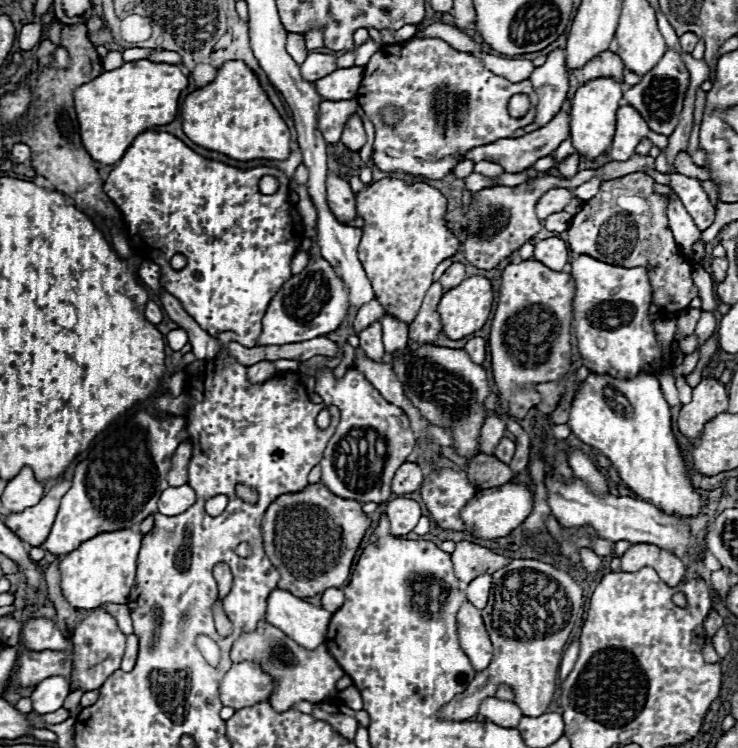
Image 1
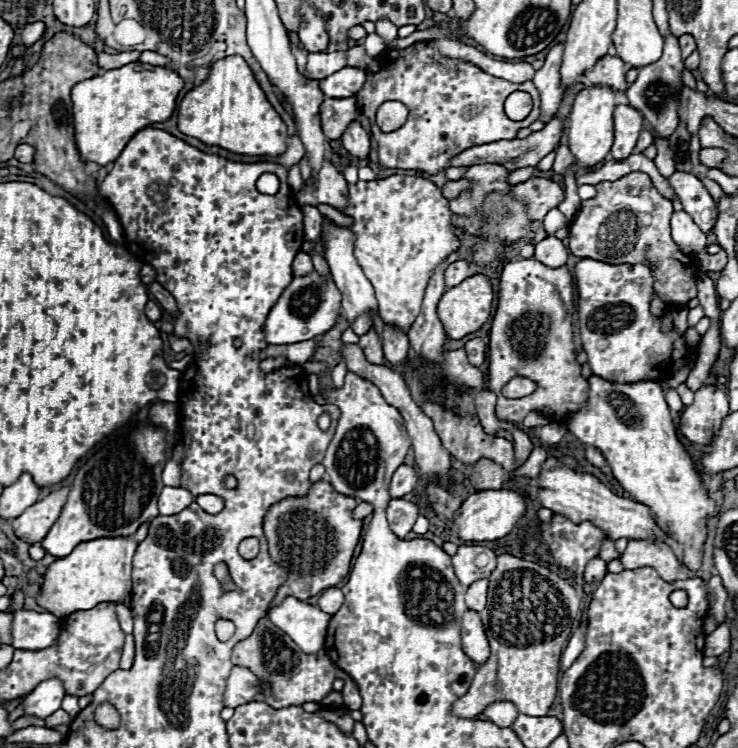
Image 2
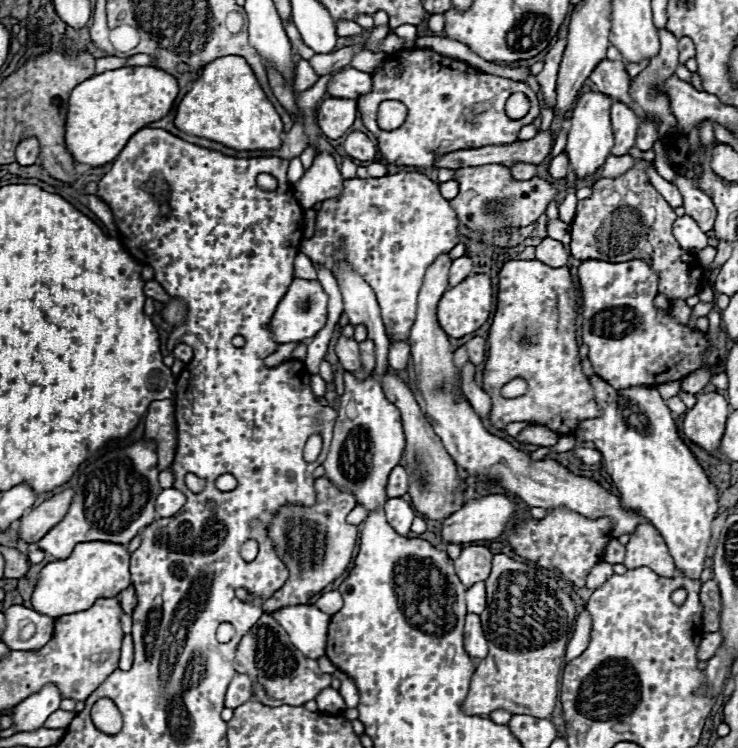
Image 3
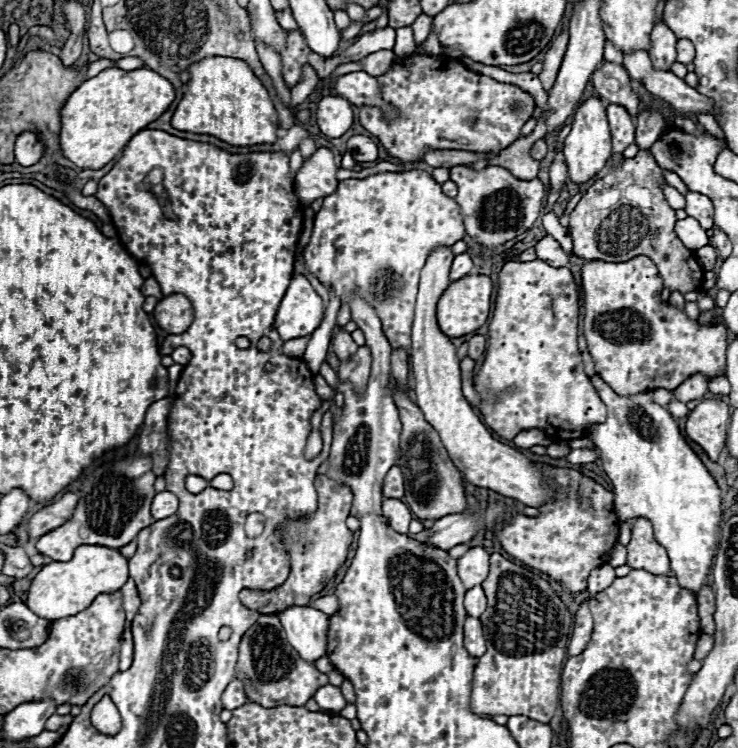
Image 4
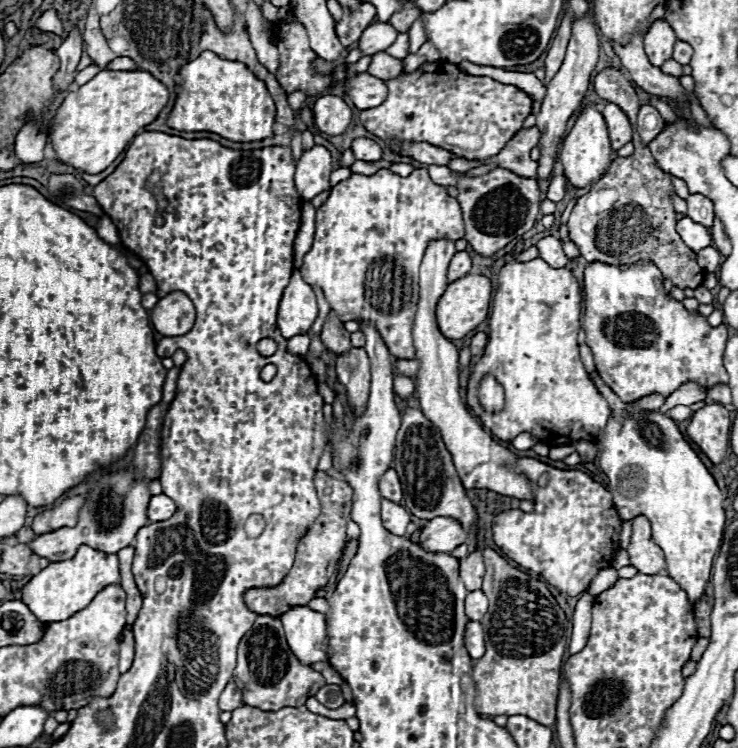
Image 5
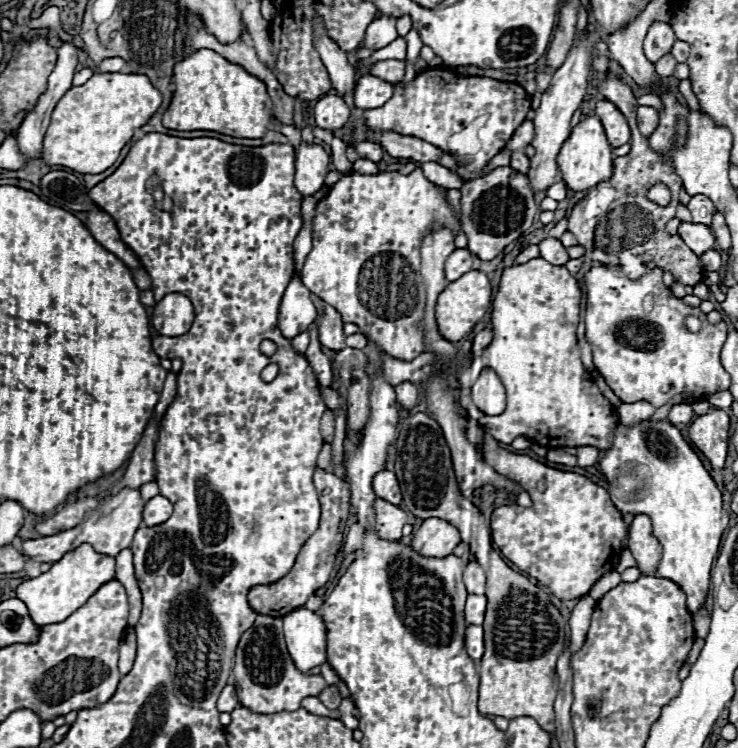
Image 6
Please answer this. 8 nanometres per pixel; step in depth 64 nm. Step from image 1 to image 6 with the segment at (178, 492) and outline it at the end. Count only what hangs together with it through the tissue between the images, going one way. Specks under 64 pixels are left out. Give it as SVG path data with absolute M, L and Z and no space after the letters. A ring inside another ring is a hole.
M154 496L144 504L144 512L142 512L142 522L146 528L158 526L162 522L166 522L172 514L172 502L164 496Z

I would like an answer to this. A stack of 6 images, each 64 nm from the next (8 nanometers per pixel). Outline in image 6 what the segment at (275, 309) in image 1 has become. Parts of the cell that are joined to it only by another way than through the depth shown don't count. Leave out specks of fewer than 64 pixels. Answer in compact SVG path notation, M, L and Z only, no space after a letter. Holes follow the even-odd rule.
M292 278L280 304L278 326L282 334L286 338L294 338L300 332L306 332L314 320L316 320L316 308L310 300L310 290L300 280Z

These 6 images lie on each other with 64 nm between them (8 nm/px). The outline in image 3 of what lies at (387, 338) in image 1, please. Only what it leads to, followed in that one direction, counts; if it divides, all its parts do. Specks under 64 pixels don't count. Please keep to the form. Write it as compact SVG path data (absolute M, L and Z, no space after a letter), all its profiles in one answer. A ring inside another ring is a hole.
M392 342L392 344L390 344L388 362L390 362L390 368L392 368L394 372L406 370L408 358L410 358L410 346L408 346L408 342Z

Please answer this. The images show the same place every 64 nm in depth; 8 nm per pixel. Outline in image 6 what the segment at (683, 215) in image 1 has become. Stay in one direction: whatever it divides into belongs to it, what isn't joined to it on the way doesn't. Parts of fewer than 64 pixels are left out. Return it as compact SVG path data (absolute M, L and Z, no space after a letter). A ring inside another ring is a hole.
M682 222L680 228L678 228L678 234L696 256L702 256L702 254L706 254L708 250L712 250L716 246L716 240L712 236L710 226L704 226L704 224Z

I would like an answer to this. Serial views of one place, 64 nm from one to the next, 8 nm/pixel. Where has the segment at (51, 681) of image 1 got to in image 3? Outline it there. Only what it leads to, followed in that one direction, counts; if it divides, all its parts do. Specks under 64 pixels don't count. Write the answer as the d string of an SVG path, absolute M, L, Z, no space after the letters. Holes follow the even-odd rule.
M48 684L38 694L22 700L12 710L12 726L16 732L34 732L44 726L46 718L60 708L60 692L56 686Z

